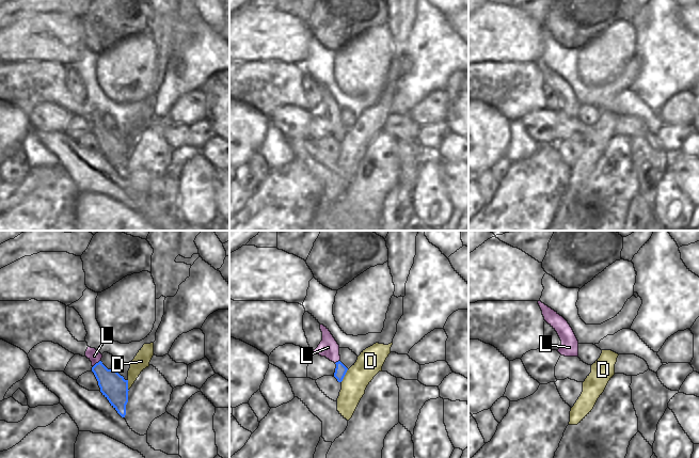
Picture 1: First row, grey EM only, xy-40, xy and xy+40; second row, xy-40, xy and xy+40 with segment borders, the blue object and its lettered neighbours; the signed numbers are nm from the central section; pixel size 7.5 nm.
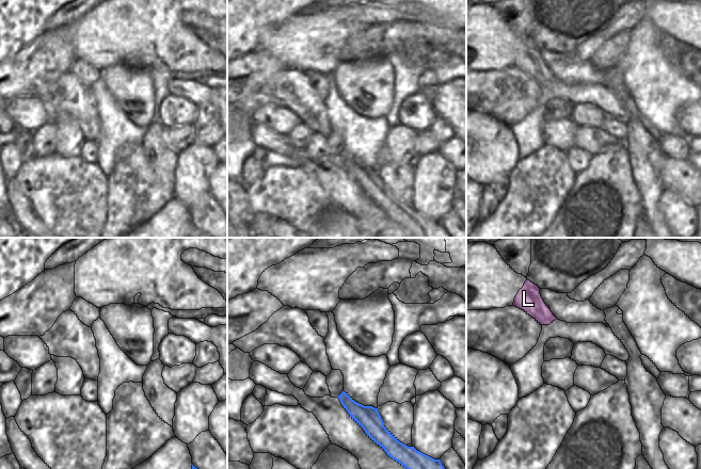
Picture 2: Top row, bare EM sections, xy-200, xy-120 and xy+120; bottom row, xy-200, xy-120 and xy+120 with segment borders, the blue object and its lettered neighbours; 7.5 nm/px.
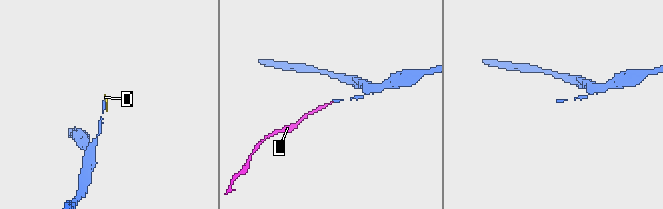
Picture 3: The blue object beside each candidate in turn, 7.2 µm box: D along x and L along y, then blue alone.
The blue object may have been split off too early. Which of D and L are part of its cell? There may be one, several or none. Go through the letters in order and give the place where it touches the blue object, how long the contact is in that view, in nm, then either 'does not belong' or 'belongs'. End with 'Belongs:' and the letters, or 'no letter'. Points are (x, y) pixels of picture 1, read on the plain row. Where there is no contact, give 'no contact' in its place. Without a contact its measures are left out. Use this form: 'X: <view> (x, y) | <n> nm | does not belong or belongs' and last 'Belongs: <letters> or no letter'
D: xy (344, 137) | 110 nm | does not belong
L: xy-40 (96, 124) | 80 nm | belongs
Belongs: L

